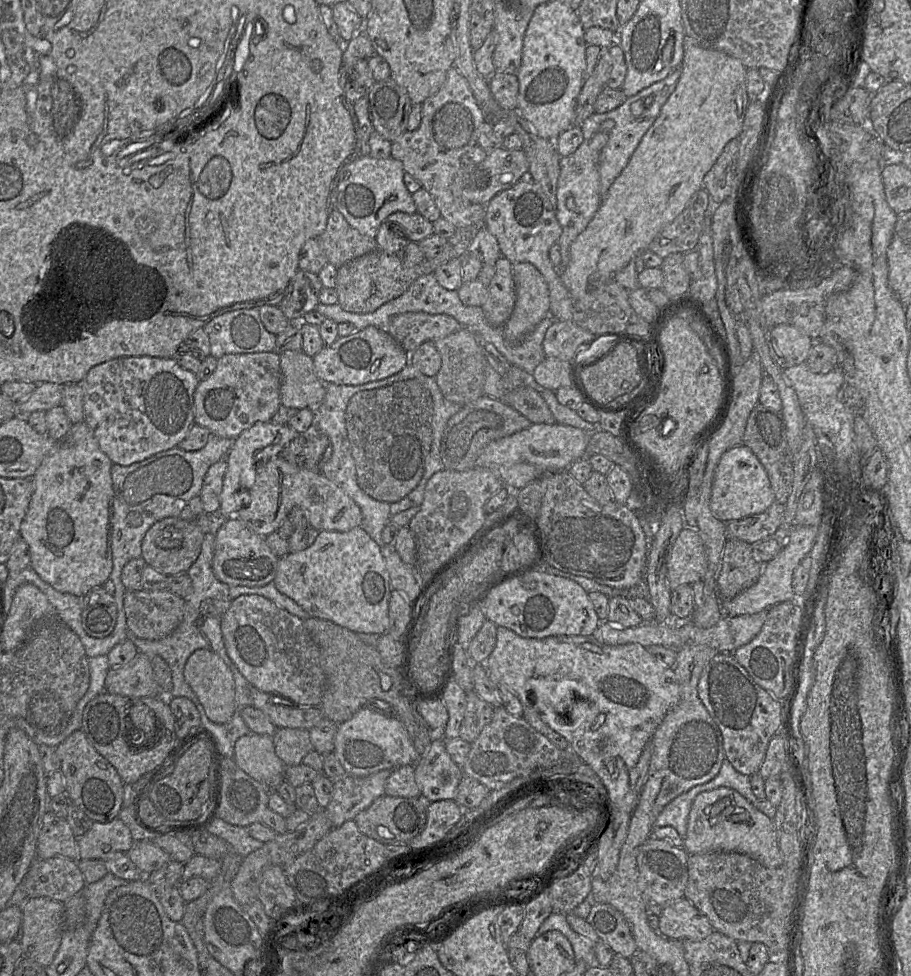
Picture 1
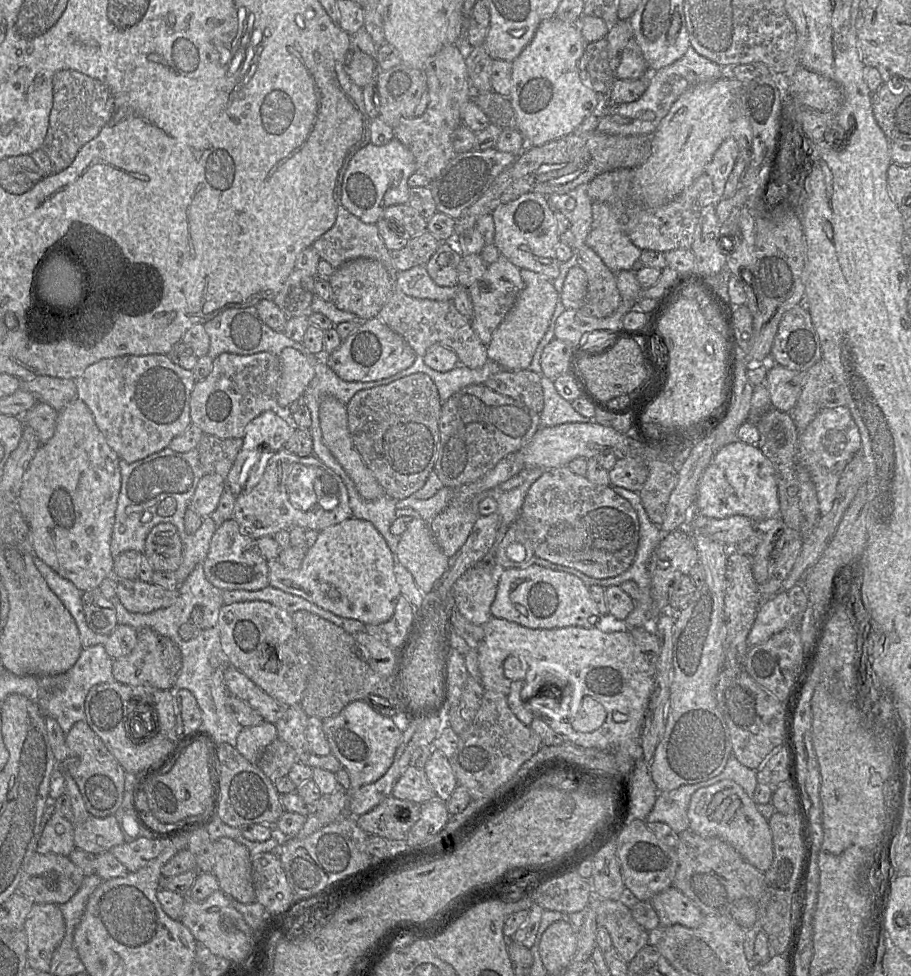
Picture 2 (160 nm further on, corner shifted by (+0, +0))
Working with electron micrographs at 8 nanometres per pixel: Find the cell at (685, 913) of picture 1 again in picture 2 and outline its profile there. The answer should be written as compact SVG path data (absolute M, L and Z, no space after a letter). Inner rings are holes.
M673 885L654 895L650 901L661 927L681 924L687 928L698 928L703 922L703 912Z

